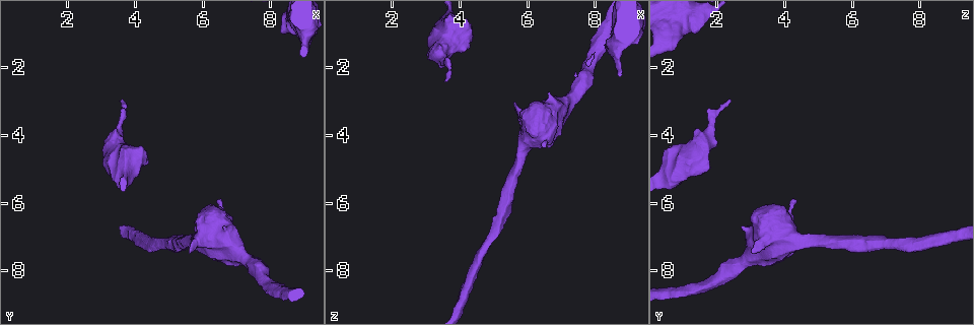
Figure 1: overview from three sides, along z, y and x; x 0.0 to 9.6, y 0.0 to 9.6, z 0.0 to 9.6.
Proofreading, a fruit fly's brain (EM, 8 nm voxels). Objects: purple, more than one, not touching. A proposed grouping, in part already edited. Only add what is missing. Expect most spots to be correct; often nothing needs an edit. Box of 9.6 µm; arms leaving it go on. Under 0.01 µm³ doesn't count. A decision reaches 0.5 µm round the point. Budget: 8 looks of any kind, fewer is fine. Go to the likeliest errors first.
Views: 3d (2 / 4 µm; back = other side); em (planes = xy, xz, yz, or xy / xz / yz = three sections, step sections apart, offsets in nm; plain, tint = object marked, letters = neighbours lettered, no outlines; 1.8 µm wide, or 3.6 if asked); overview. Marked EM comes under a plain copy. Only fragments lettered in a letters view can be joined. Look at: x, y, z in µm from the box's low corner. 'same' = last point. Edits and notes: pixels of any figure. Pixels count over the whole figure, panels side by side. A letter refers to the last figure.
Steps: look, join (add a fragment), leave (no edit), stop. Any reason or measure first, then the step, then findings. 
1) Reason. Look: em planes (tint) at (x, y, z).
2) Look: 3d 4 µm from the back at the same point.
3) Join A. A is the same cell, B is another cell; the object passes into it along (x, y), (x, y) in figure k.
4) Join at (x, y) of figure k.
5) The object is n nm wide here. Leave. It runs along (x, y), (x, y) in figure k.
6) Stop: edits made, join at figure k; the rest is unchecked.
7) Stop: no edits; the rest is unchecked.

An open end. Look: 3d 2 µm at (3.55, 3.05, 2.40).

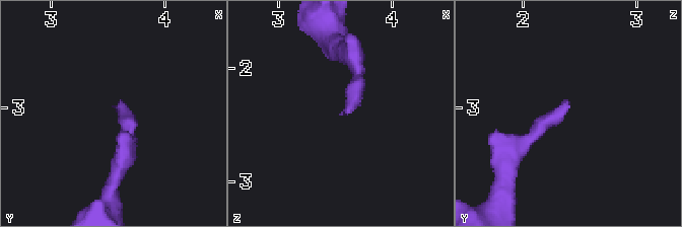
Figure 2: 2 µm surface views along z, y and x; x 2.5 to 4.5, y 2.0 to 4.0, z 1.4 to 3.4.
Need the tissue. Look: em yz step 8 (letters) at (3.56, 3.00, 2.40).

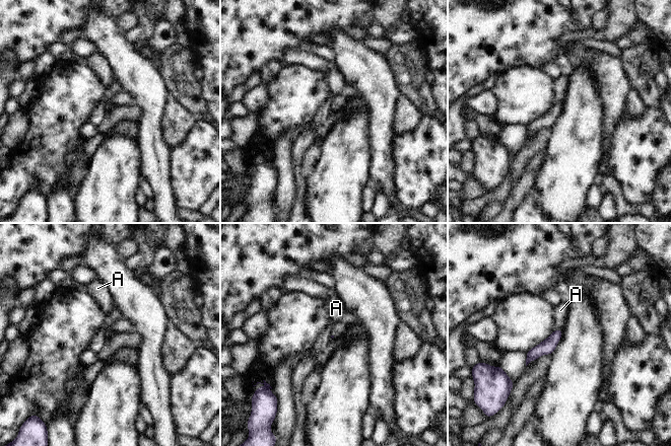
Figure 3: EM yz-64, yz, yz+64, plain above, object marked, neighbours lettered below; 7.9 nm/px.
Look: em planes (letters) at the same point.

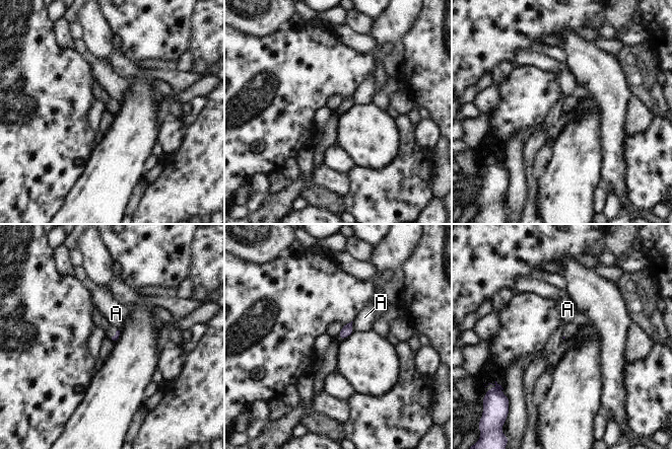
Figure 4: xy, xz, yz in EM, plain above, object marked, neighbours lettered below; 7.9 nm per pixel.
Leave. A is another cell; a border runs along (352, 321), (352, 328), (354, 330) in figure 4; no lettered fragment goes on from it.

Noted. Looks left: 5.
An open end. Look: em 3.6 µm xz step 16 (letters) at (8.30, 0.95, 1.40).

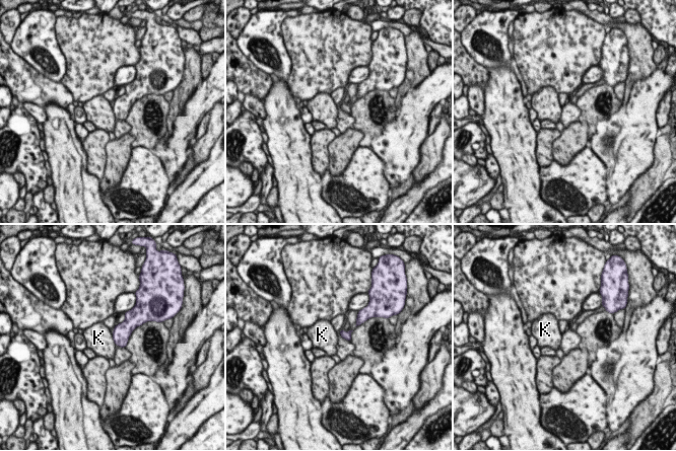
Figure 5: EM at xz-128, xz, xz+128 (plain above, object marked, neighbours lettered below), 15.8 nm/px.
Another direction. Look: em 3.6 µm xy step 8 (letters) at the same point.

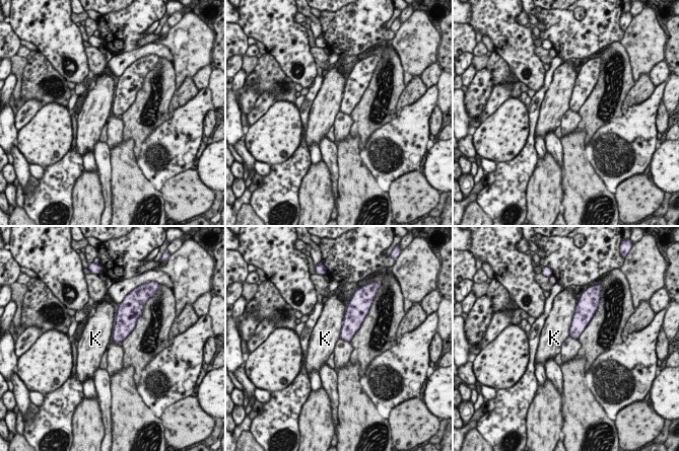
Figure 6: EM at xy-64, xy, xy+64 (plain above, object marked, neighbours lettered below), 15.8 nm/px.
Leave. K is another cell; a border runs along (345, 307), (340, 336), (349, 342) in figure 6; none of them fits.

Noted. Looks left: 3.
Branch stops here. Look: em planes (tint) at (5.65, 7.45, 3.10).

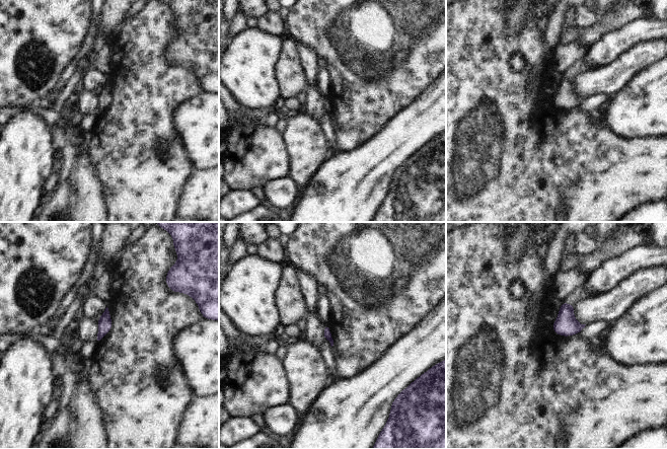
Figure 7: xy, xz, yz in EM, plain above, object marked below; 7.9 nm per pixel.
What lies round it. Look: em planes (letters) at the same point.

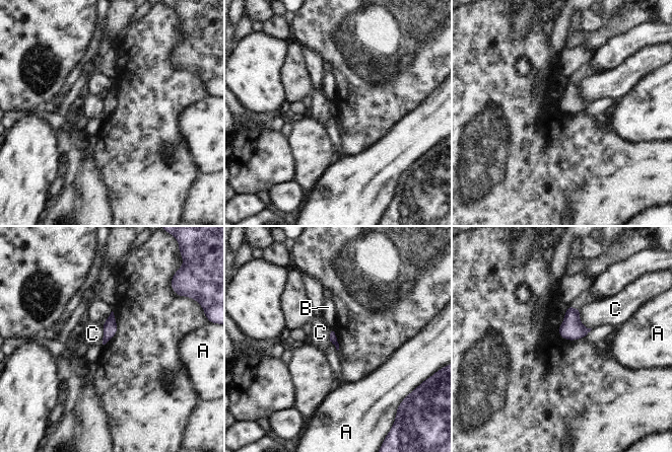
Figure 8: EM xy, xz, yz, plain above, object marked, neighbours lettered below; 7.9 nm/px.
Leave. A, B and C are other cells; a border runs along (579, 308), (580, 321), (591, 328) in figure 8; none of them fits.

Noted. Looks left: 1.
Stop: no edits; the rest is unchecked.

